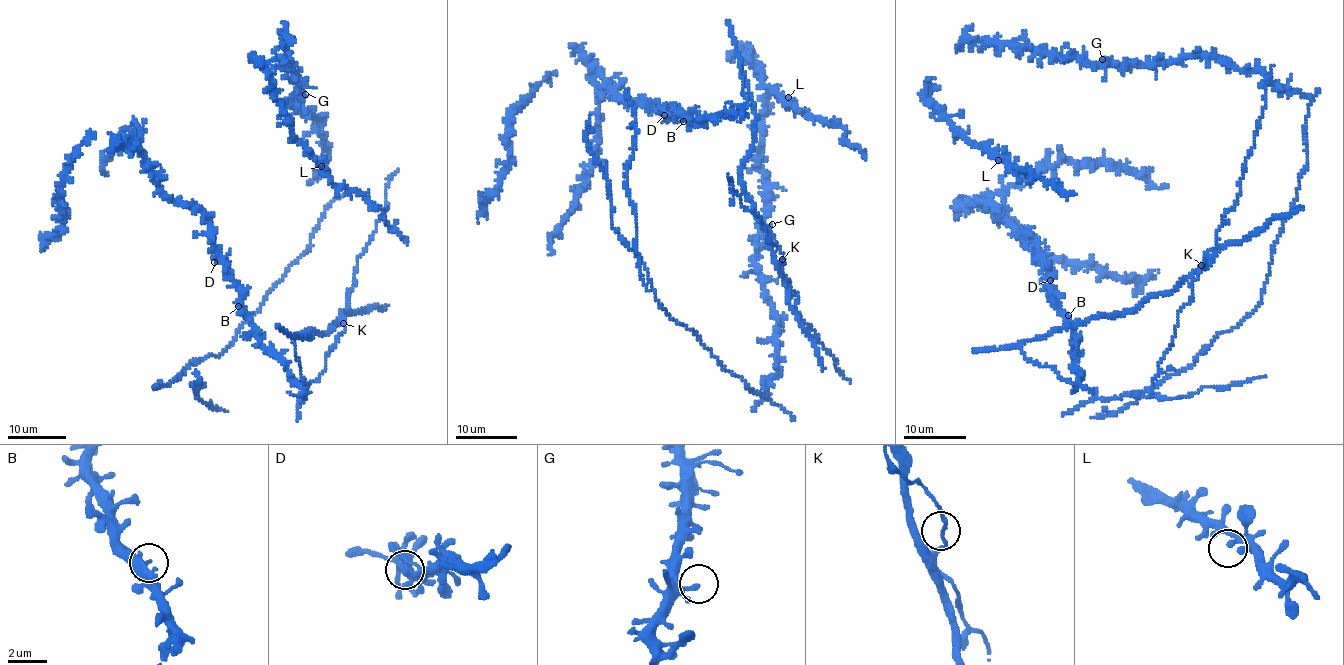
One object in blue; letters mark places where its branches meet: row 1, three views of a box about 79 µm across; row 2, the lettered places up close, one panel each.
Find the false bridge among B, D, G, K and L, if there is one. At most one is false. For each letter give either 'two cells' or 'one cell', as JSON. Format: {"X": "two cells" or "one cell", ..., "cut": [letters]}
{"B": "one cell", "D": "one cell", "G": "one cell", "K": "one cell", "L": "one cell", "cut": []}

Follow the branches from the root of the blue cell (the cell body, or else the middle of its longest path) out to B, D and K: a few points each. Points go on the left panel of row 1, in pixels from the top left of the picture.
B: (338, 319), (323, 333), (314, 329), (300, 333), (310, 337), (294, 338), (304, 391), (238, 306)
D: (338, 319), (323, 333), (294, 338), (304, 391), (261, 342), (232, 273), (214, 262)
K: (338, 319), (344, 311), (341, 312), (345, 318), (343, 323)

